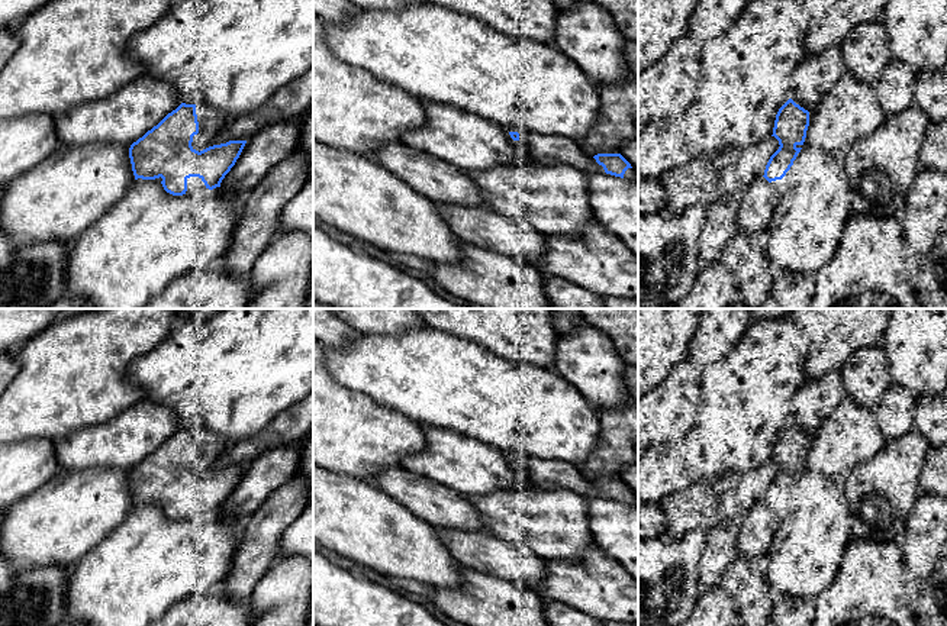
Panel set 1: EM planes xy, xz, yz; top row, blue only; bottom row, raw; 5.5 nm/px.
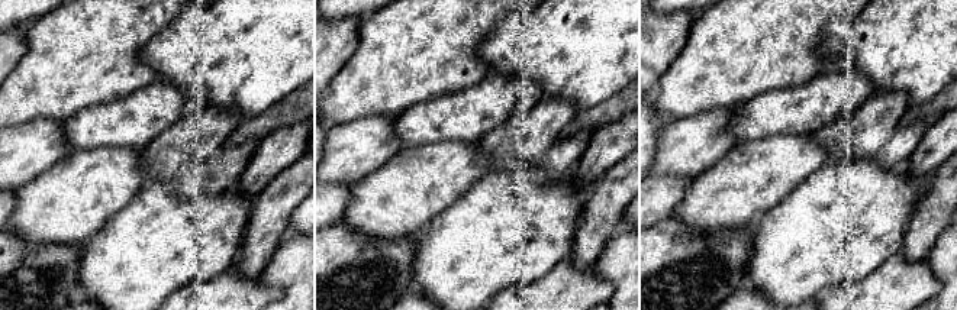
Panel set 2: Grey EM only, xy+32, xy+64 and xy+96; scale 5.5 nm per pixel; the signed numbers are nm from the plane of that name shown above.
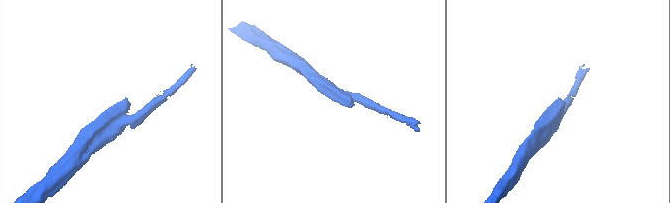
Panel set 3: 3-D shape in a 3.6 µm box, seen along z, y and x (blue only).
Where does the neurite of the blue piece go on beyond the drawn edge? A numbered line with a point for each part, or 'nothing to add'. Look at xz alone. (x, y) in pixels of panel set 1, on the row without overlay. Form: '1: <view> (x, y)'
1: xz (544, 474)

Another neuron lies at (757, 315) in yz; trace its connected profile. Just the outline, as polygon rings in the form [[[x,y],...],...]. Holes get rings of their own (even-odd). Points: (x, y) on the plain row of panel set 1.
[[[751,309],[751,323],[761,320],[789,319],[792,309]]]

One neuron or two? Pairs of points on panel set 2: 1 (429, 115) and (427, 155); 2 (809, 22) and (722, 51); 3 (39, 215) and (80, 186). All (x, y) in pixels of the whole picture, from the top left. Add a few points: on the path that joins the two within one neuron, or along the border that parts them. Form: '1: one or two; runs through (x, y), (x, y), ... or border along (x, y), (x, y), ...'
1: two; border along (461, 141), (438, 141), (403, 147)
2: one; runs through (788, 22), (776, 22), (760, 38), (744, 45)
3: one; runs through (50, 209), (60, 206), (70, 196)

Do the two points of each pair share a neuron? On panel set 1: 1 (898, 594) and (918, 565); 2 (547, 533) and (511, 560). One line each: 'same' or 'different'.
1: different
2: different

